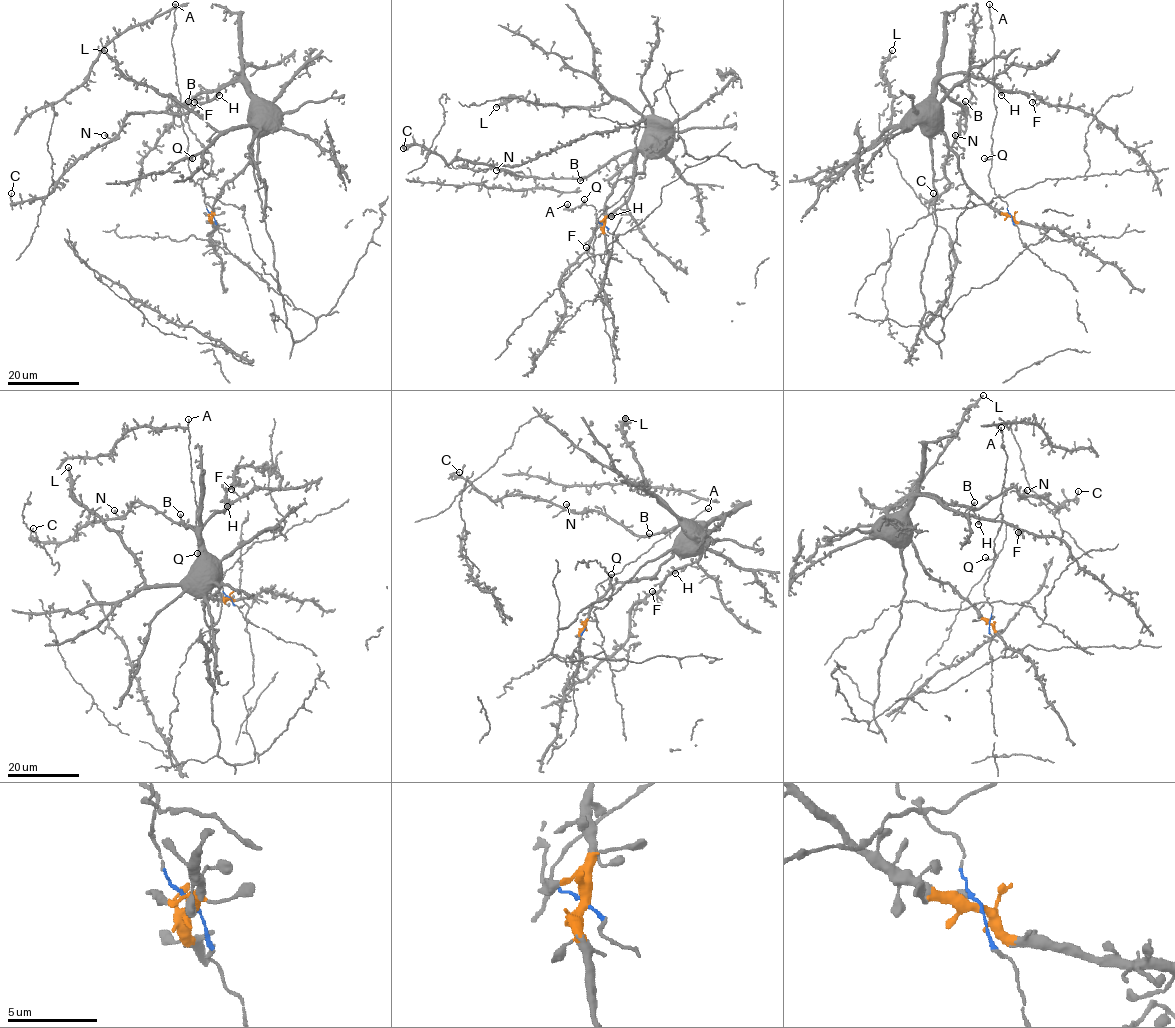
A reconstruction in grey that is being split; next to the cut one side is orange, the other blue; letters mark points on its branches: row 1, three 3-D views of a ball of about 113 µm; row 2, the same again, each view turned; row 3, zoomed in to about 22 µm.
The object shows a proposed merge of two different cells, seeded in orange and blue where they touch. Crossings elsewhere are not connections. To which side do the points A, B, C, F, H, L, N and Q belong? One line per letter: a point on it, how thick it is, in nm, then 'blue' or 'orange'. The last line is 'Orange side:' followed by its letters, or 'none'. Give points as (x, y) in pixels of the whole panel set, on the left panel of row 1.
A: place (175, 4); calibre 240 nm; blue
B: place (188, 101); calibre 400 nm; orange
C: place (11, 193); calibre 160 nm; orange
F: place (194, 102); calibre 480 nm; orange
H: place (219, 95); calibre 480 nm; orange
L: place (104, 50); calibre 360 nm; orange
N: place (104, 135); calibre 480 nm; orange
Q: place (192, 158); calibre 440 nm; blue
Orange side: B, C, F, H, L, N

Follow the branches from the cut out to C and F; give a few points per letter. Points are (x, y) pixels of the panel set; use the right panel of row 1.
C: (1010, 216), (964, 182), (940, 127), (936, 82), (963, 112), (945, 165), (948, 188), (930, 202), (933, 192)
F: (1010, 216), (964, 182), (935, 87), (972, 73), (1032, 94), (1032, 102)

